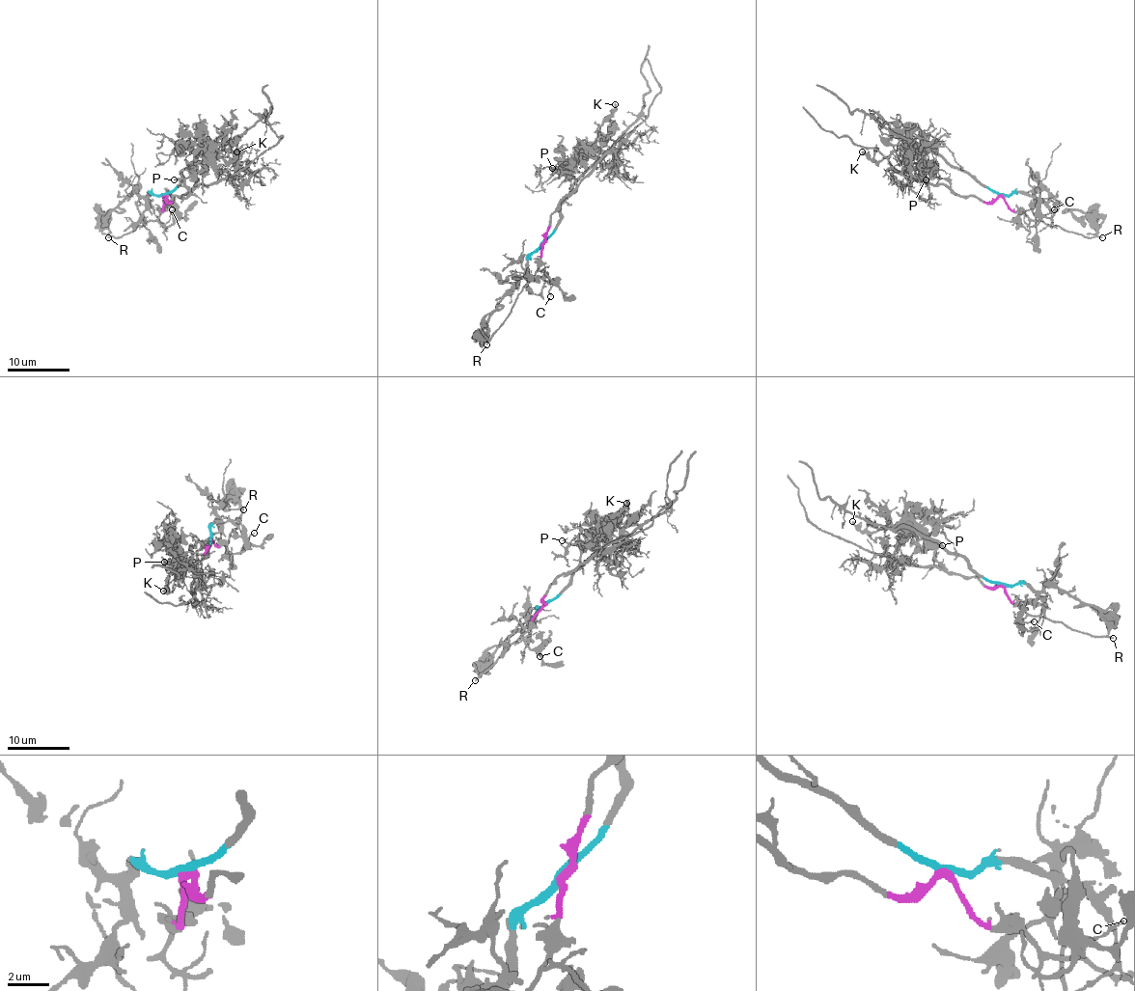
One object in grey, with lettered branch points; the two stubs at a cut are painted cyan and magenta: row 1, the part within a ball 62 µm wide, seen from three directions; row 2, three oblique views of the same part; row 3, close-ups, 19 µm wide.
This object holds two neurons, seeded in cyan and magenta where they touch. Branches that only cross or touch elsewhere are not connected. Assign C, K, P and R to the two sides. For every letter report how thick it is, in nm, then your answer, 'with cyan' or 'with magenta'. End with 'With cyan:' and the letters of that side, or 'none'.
C: 150 nm | with magenta
K: 280 nm | with cyan
P: 180 nm | with cyan
R: 200 nm | with magenta
With cyan: K, P

